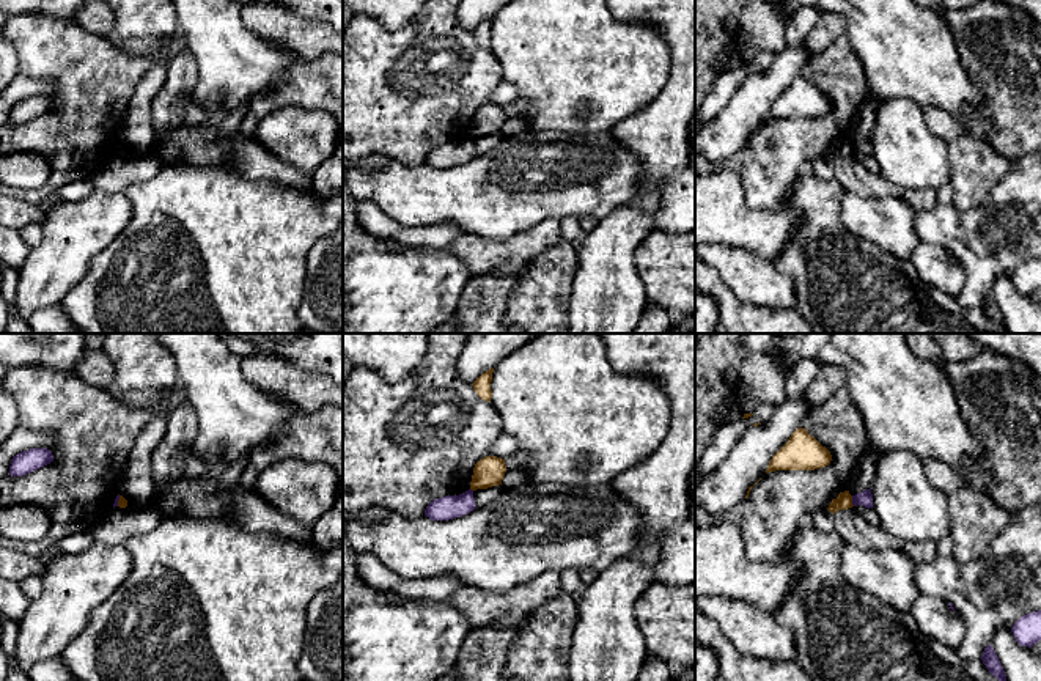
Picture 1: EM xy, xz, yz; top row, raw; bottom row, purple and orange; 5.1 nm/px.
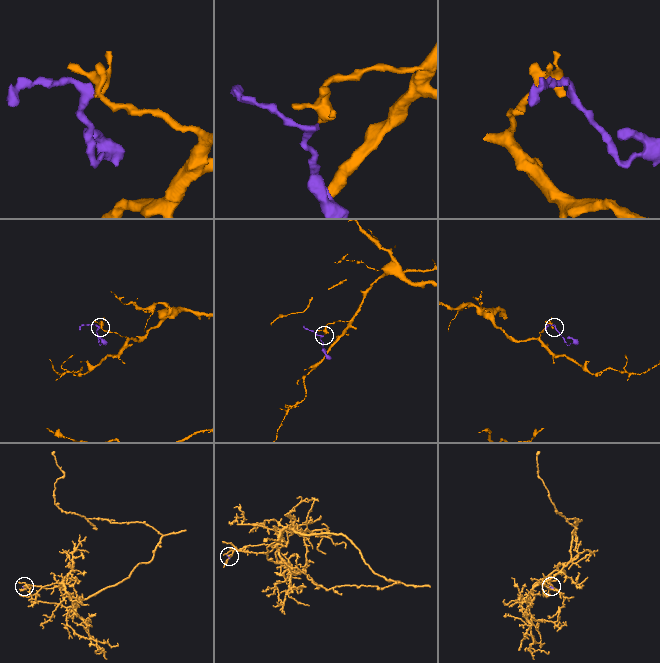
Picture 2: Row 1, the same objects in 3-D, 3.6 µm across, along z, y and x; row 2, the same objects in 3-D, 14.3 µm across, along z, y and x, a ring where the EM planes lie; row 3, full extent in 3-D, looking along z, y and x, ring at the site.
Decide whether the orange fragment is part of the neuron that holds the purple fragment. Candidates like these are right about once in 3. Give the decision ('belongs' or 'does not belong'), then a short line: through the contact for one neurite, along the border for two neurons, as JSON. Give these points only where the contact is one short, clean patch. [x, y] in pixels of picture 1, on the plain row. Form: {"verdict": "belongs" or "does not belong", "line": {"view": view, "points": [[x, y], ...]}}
{"verdict": "does not belong", "line": {"view": "yz", "points": [[851, 143], [854, 153]]}}

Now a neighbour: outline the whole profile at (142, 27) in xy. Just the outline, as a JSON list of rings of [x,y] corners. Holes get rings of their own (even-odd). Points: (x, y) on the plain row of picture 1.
[[[104,0],[115,16],[109,41],[131,55],[153,58],[179,35],[171,0]]]

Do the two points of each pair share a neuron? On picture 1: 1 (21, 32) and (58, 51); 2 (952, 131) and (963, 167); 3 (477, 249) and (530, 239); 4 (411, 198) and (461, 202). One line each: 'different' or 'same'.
1: same
2: different
3: same
4: same

